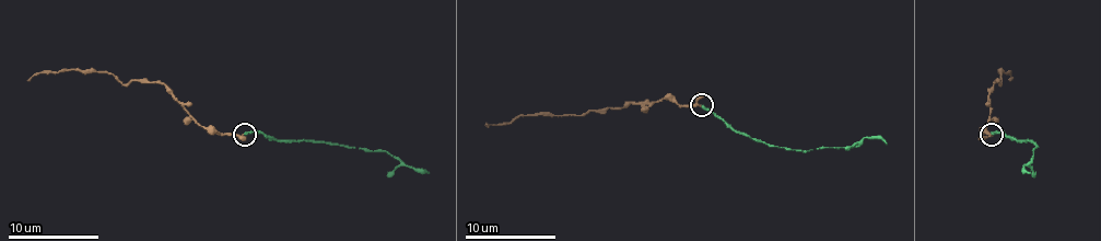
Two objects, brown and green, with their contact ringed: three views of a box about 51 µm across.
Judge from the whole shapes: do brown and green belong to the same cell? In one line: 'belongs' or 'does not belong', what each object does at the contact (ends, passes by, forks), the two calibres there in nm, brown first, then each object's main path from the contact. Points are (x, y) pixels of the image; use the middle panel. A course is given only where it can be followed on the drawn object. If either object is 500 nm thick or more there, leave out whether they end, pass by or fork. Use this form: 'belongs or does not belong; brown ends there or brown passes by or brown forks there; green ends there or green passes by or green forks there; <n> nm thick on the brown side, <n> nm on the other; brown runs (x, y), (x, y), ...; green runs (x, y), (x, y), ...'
belongs; brown passes by; green ends there; 150 nm thick on the brown side, 190 nm on the other; brown runs (701, 105), (678, 105), (663, 99), (587, 111), (577, 115), (518, 115), (510, 122), (484, 124); green runs (701, 105), (735, 130), (774, 147), (804, 151), (856, 147), (865, 138), (879, 138), (886, 145)

